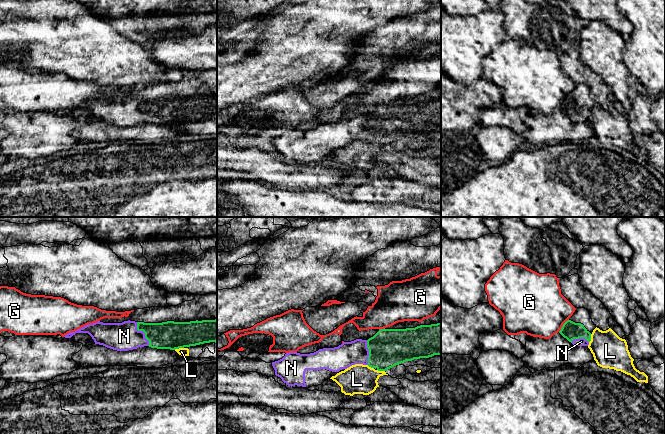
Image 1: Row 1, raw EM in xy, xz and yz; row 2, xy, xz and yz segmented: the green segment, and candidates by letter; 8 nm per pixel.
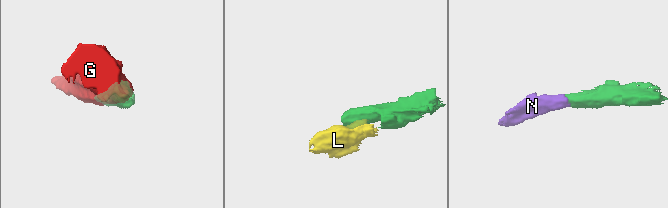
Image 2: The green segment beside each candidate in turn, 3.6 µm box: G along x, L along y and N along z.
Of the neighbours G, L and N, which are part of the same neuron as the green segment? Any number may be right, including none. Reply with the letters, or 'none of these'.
N

